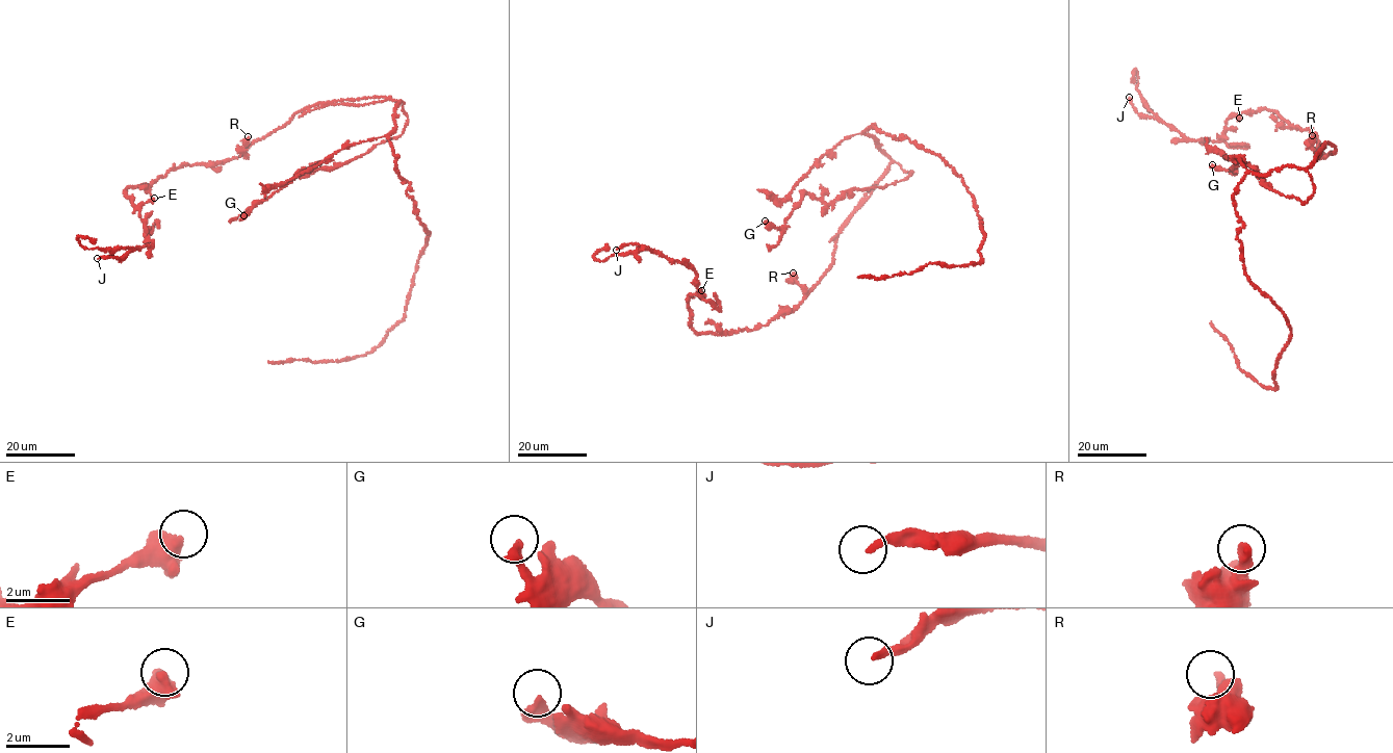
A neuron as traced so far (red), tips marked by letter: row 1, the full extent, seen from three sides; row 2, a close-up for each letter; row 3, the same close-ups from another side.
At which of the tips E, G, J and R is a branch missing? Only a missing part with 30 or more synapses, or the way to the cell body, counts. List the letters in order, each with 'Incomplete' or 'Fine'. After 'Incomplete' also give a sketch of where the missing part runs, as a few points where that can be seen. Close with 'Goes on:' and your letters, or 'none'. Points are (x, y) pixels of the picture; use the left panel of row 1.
E: Fine
G: Fine
J: Fine
R: Fine
Goes on: none

